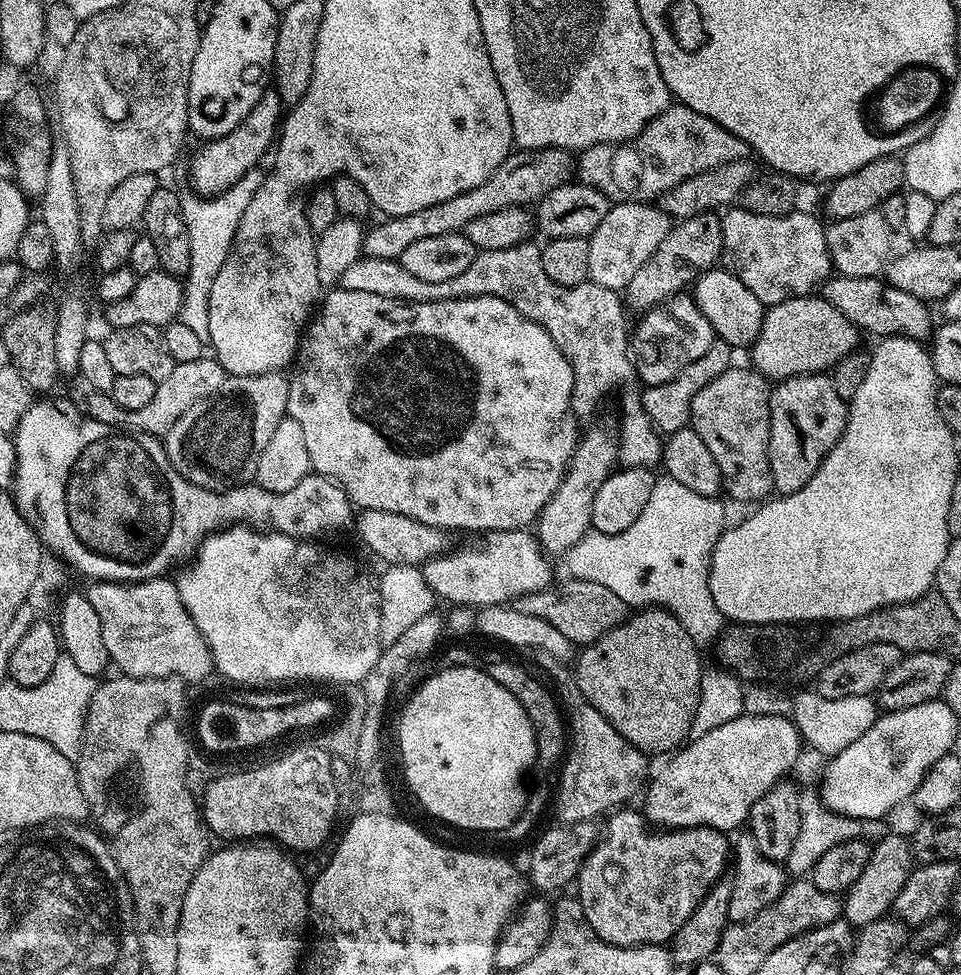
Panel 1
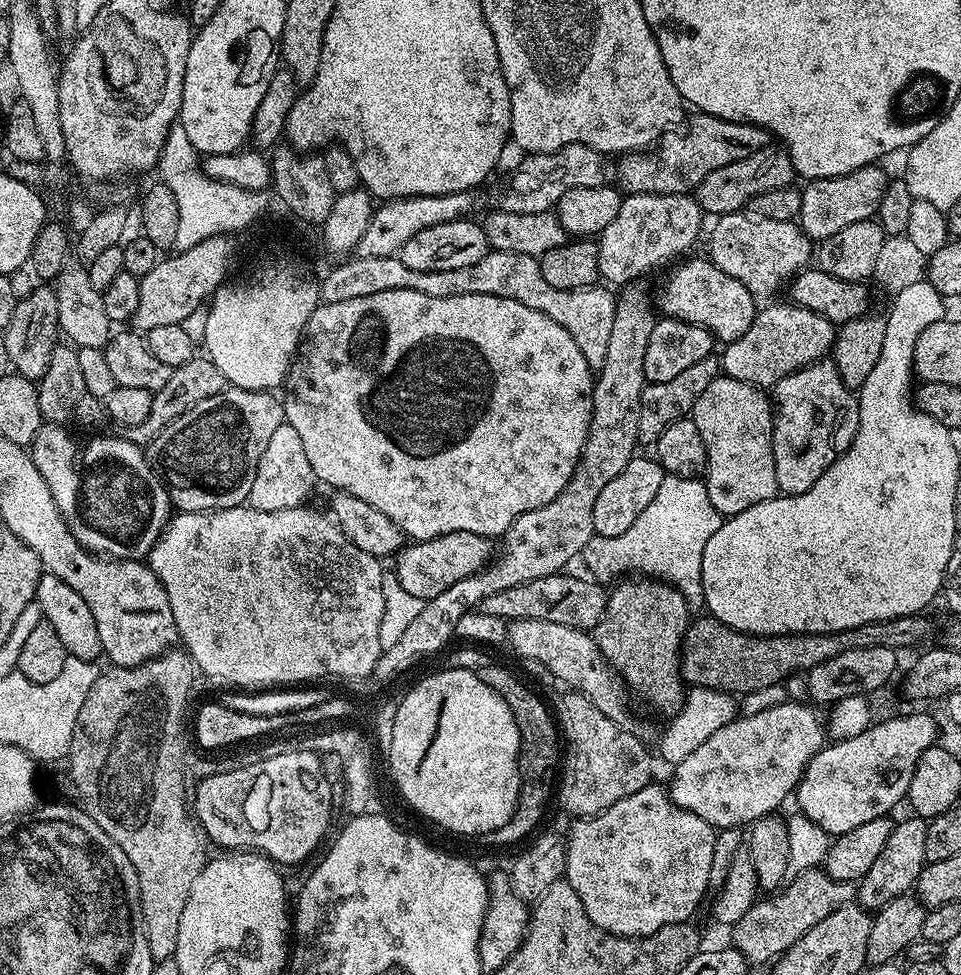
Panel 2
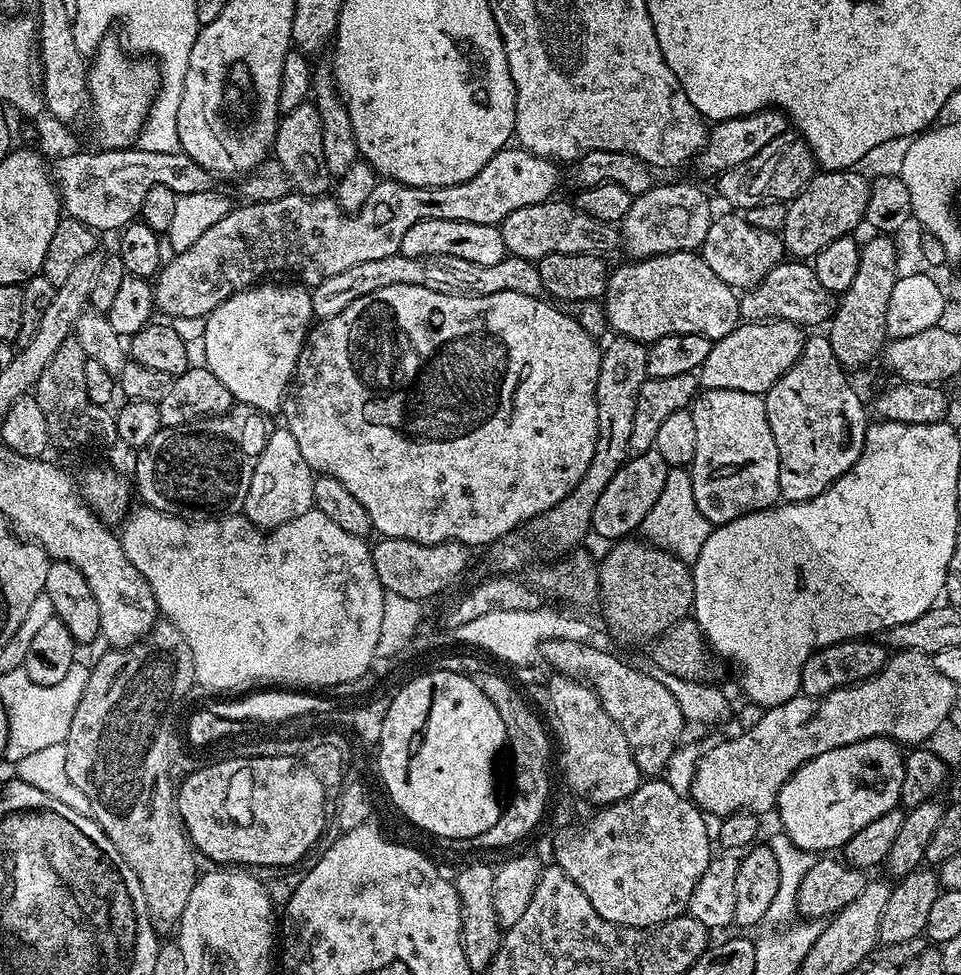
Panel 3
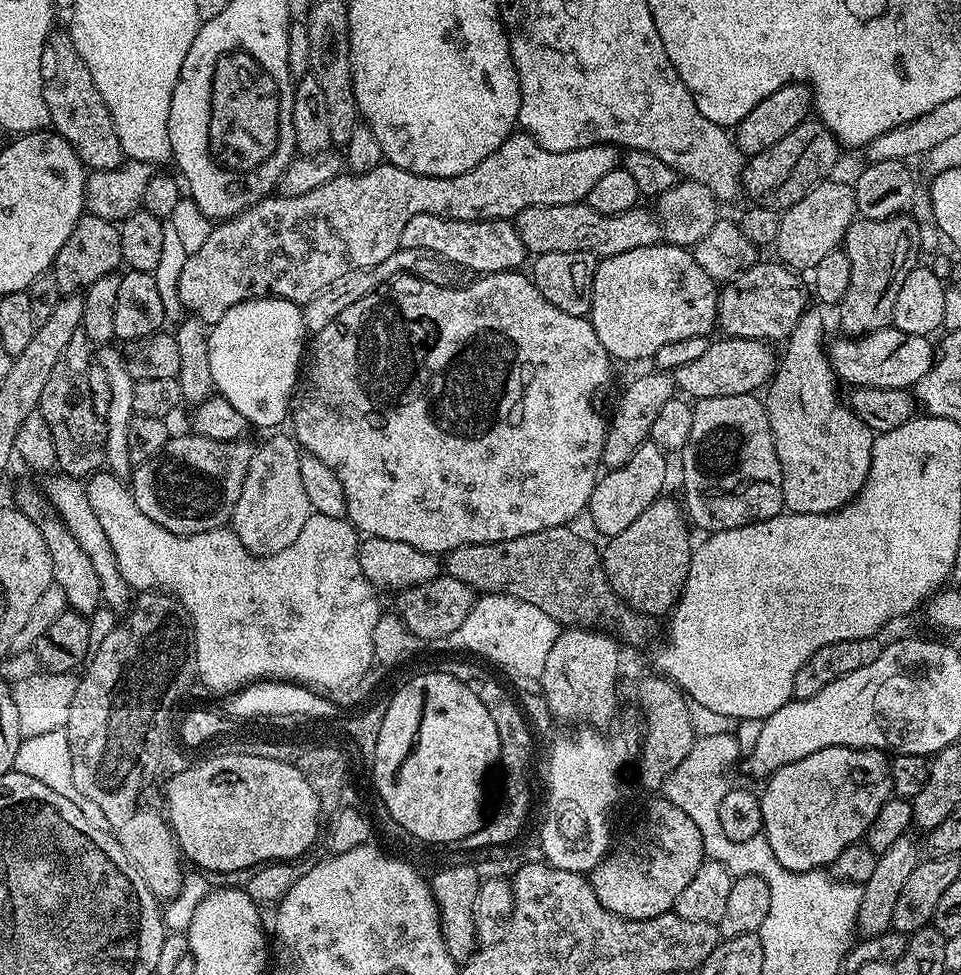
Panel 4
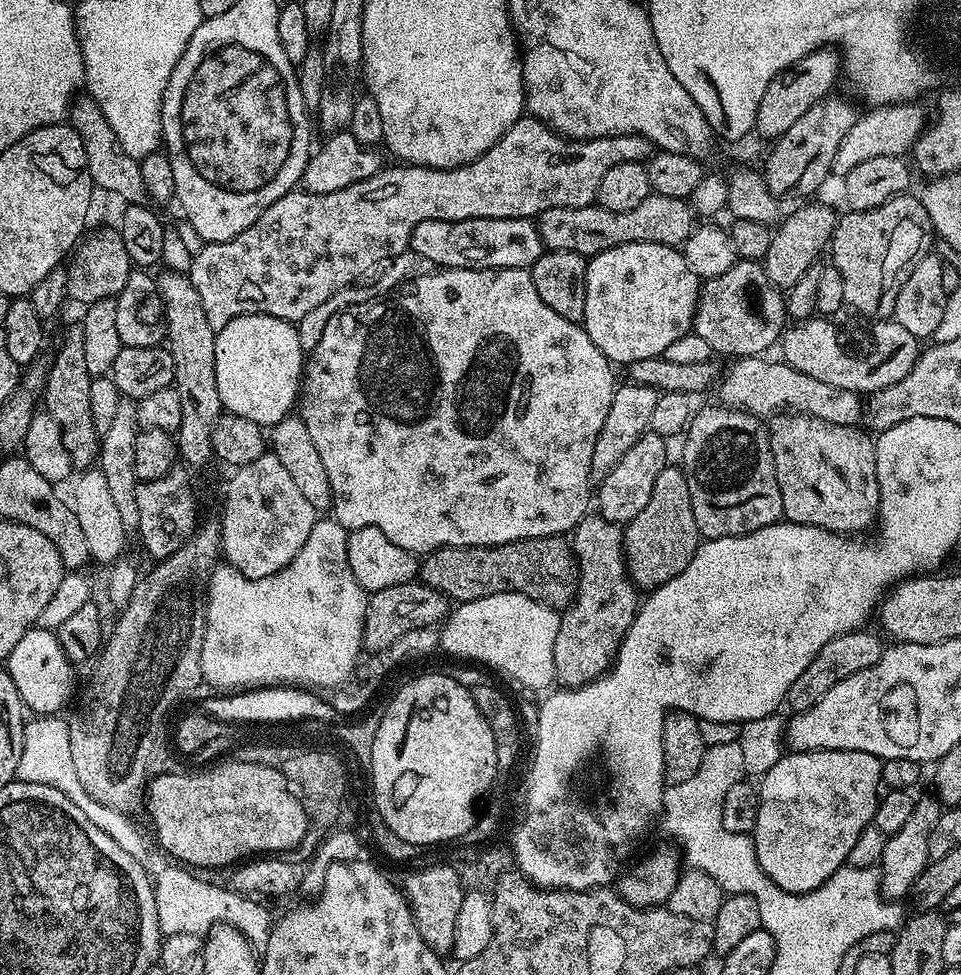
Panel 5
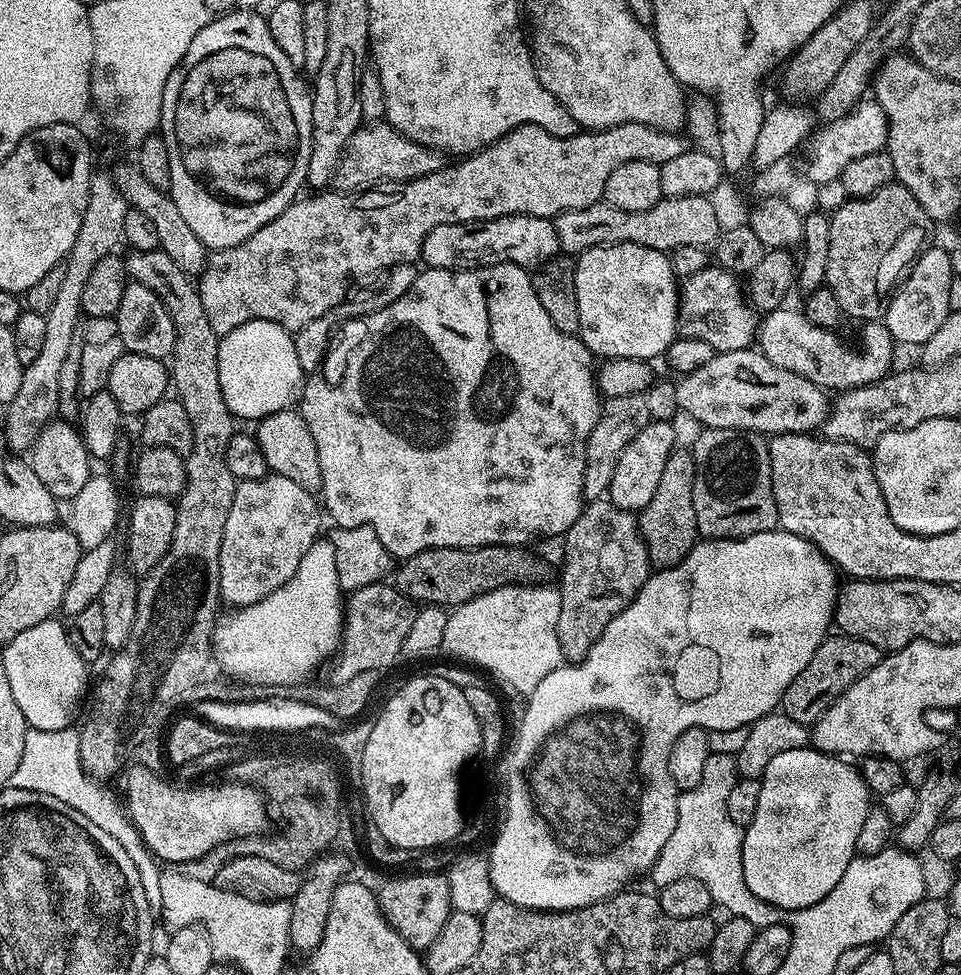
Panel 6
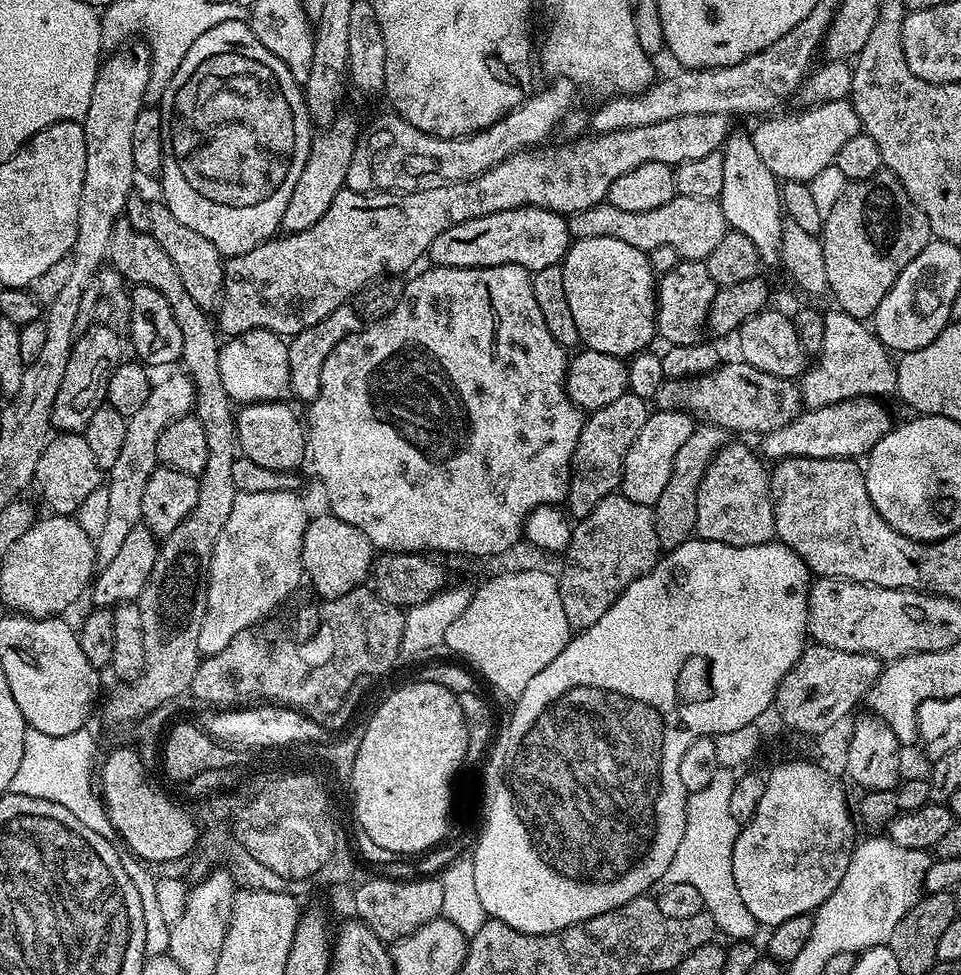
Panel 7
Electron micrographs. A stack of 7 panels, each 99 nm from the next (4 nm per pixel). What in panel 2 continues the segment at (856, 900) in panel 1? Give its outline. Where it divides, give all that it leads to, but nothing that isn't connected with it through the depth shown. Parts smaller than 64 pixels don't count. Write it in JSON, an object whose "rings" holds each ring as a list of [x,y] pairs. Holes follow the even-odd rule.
{"rings":[[[911,818],[893,823],[890,830],[890,838],[886,841],[886,847],[882,854],[878,854],[876,861],[870,865],[870,870],[856,884],[856,900],[861,908],[879,910],[886,906],[886,902],[894,902],[894,898],[907,896],[913,891],[922,874],[926,858],[926,830],[928,821],[923,818]]]}

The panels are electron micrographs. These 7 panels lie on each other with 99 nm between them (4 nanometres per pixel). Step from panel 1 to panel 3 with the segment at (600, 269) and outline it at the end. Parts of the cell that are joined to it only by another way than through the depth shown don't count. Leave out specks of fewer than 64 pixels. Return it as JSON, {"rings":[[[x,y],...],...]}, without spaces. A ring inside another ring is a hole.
{"rings":[[[680,182],[678,184],[654,184],[646,193],[633,197],[630,210],[620,221],[621,245],[629,259],[660,256],[662,253],[690,252],[699,249],[704,243],[706,233],[712,225],[714,211],[705,194],[696,186]]]}

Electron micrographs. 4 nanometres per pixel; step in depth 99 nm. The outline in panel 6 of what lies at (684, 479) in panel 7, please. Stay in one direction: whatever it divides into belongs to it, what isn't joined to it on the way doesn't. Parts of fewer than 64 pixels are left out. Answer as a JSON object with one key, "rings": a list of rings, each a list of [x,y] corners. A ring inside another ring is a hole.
{"rings":[[[677,447],[676,451],[666,458],[666,466],[662,469],[662,478],[658,481],[658,491],[654,493],[654,498],[650,498],[650,503],[638,514],[640,522],[640,537],[644,539],[644,545],[648,551],[649,565],[657,569],[673,568],[680,564],[686,554],[698,542],[696,530],[696,515],[694,514],[694,474],[696,473],[696,463],[691,451],[687,447]]]}

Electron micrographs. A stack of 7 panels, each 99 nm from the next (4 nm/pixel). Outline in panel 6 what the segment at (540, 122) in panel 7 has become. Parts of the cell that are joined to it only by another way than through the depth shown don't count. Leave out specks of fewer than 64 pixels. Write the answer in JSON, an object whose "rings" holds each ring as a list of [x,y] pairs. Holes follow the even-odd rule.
{"rings":[[[387,122],[365,123],[357,132],[352,135],[348,143],[348,149],[344,157],[338,162],[334,177],[334,188],[338,192],[355,194],[361,190],[404,184],[407,180],[422,178],[434,174],[439,168],[445,167],[446,160],[435,148],[427,148],[410,138],[406,138],[398,130],[394,130]]]}

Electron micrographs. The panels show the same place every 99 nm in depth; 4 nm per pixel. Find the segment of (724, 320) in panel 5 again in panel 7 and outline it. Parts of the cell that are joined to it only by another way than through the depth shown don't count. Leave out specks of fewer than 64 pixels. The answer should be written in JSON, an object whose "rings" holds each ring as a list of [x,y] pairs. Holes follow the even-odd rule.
{"rings":[[[681,259],[680,264],[674,266],[674,270],[663,273],[659,277],[656,290],[656,330],[659,339],[661,341],[664,339],[665,345],[668,346],[697,343],[701,339],[700,331],[702,333],[705,331],[710,302],[714,302],[717,287],[718,285],[714,282],[714,278],[710,278],[707,263],[703,260]]]}

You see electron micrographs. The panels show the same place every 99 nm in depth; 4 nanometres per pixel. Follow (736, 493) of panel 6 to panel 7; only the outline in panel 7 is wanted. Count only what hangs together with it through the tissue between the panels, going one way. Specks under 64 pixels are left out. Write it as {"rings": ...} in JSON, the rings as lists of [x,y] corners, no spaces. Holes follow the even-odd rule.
{"rings":[[[729,442],[717,450],[710,466],[706,466],[706,474],[702,474],[702,482],[698,486],[695,535],[699,539],[730,546],[773,543],[776,527],[770,472],[767,467],[764,469],[765,461],[753,452],[744,444]]]}

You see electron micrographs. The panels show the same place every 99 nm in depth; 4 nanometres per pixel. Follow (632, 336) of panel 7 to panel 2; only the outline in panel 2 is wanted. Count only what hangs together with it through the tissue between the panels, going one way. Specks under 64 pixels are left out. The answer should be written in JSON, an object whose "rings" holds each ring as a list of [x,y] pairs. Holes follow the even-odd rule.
{"rings":[[[701,258],[688,260],[673,270],[664,293],[658,296],[658,308],[665,317],[703,326],[717,341],[727,342],[742,338],[742,334],[750,330],[750,322],[754,322],[758,311],[758,300],[742,286],[742,282],[738,282],[738,278],[722,274],[711,260]]]}

